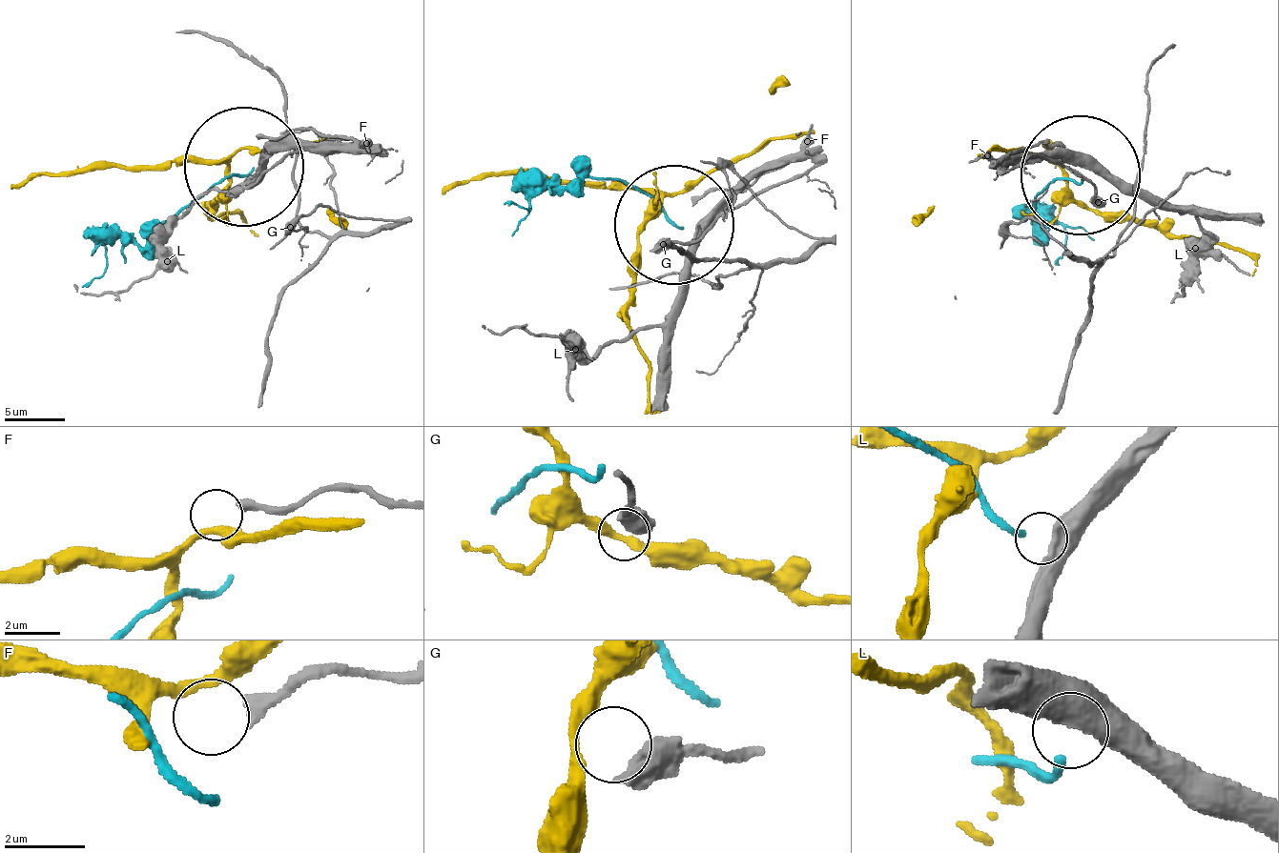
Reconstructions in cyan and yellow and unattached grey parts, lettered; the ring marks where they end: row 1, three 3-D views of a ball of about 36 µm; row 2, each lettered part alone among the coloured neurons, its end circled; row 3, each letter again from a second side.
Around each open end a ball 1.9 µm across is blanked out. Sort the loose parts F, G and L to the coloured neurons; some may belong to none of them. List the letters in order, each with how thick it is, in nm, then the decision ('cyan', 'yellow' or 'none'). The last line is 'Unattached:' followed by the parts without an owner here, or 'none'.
F: calibre 360 nm; none
G: calibre 650 nm; none
L: calibre 600 nm; cyan
Unattached: F, G

